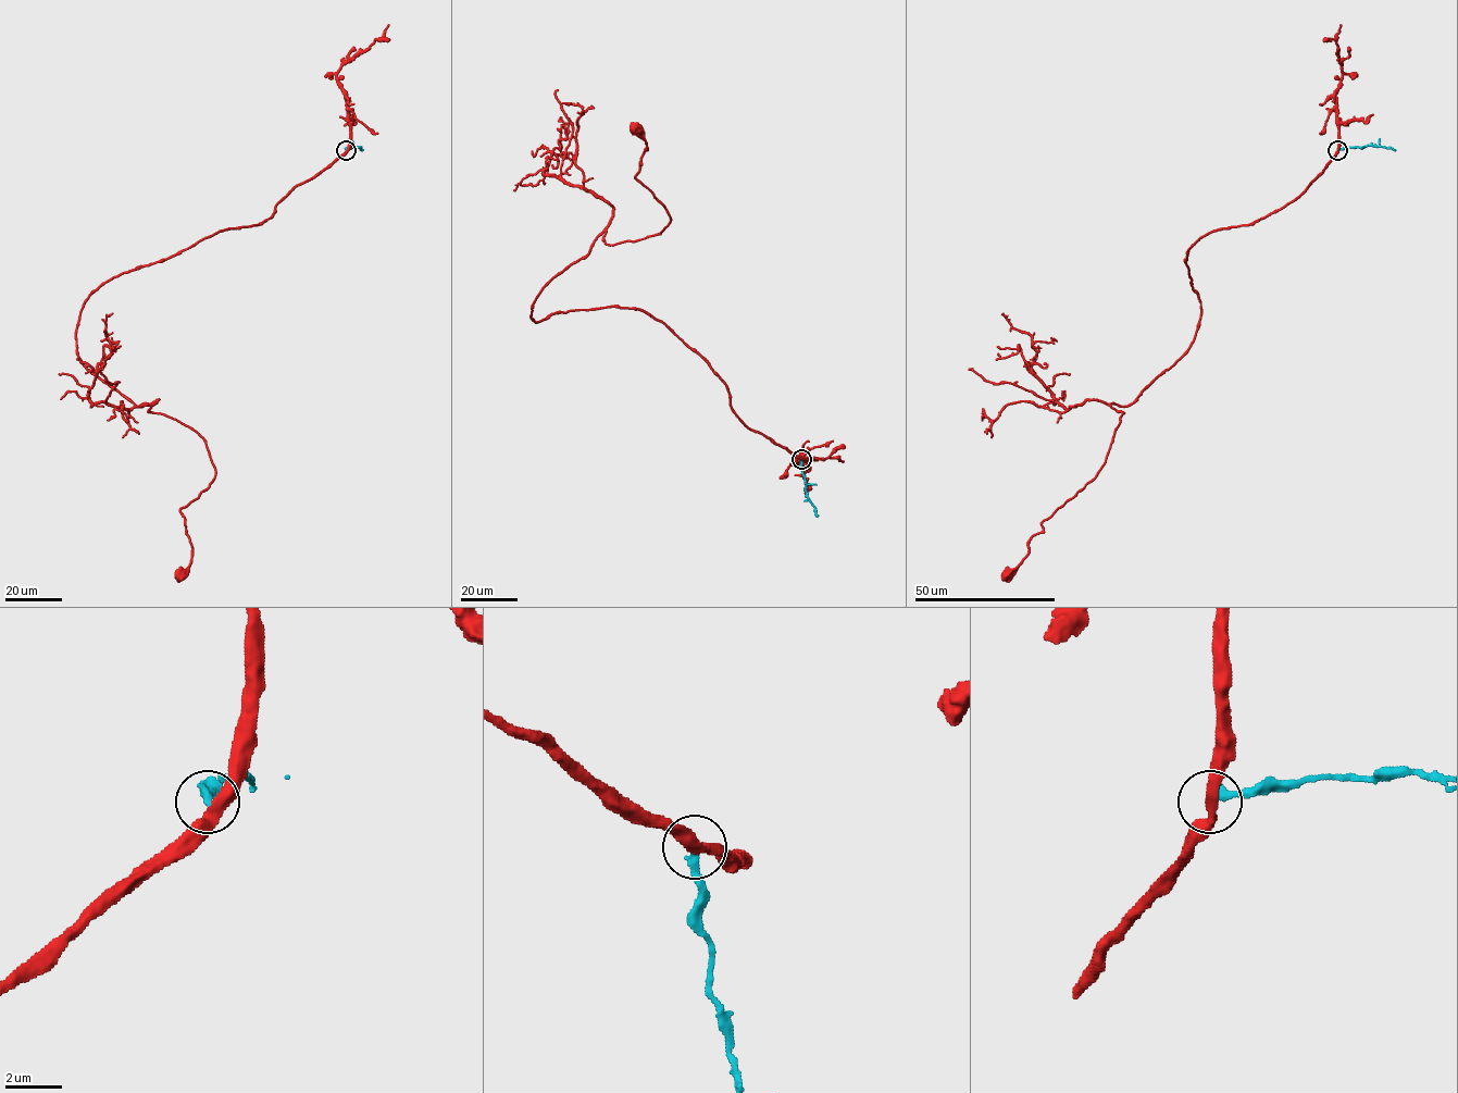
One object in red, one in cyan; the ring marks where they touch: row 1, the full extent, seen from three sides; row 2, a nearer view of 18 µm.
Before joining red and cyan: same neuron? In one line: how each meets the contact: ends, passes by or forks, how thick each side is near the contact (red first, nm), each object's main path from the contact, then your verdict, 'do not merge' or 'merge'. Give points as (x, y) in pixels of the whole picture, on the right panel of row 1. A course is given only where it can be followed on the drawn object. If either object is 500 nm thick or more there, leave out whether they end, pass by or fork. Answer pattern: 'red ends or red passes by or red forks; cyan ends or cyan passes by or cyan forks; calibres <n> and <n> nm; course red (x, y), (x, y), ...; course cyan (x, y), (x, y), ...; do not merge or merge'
red passes by; cyan ends; calibres 380 and 320 nm; course red (1337, 150), (1293, 200), (1188, 250), (1193, 342), (1133, 402), (1109, 405), (1123, 413), (1105, 461), (1008, 575); course cyan (1337, 150), (1368, 145), (1394, 149); do not merge

